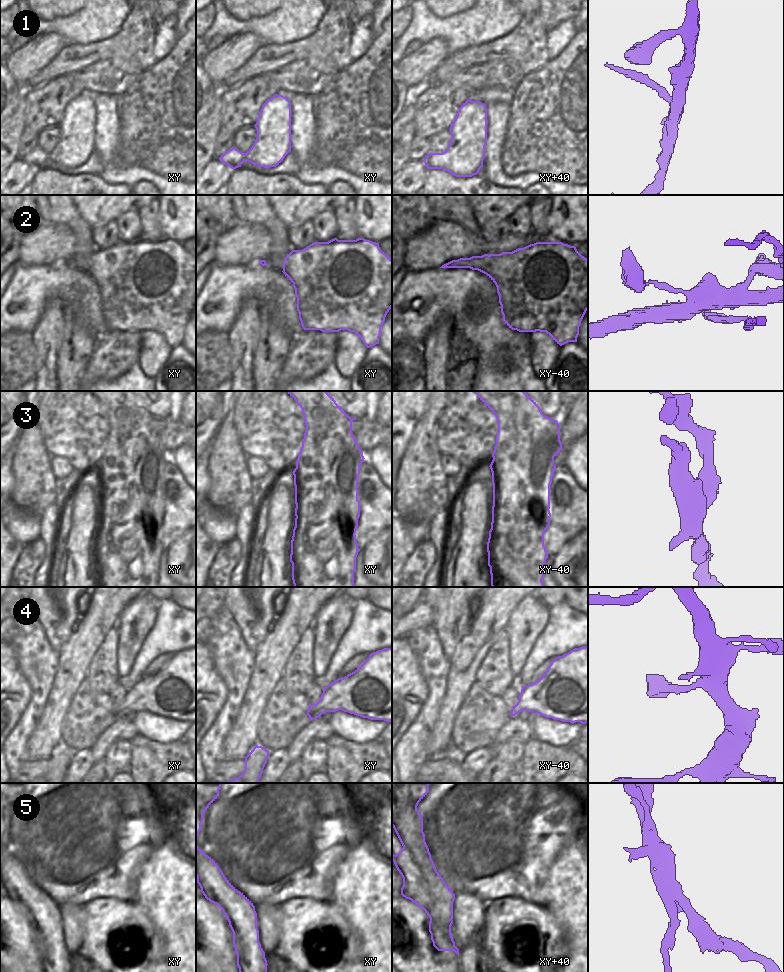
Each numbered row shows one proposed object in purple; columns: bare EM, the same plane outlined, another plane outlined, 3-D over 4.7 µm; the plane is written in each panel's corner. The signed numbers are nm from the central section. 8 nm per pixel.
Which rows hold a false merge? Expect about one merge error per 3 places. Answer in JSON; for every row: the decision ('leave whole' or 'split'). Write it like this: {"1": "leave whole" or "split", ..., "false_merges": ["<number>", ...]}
{"1": "leave whole", "2": "split", "3": "split", "4": "leave whole", "5": "split", "false_merges": ["2", "3", "5"]}

